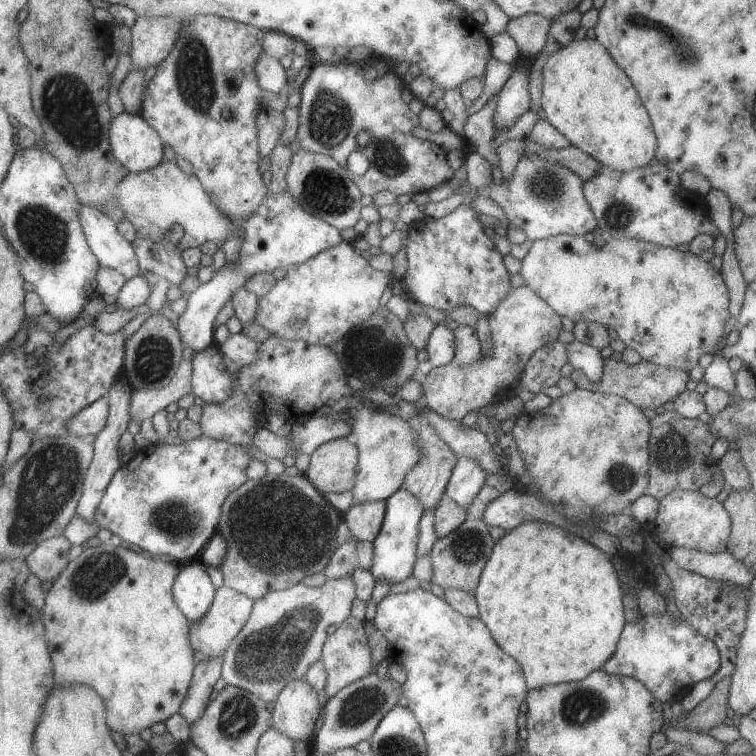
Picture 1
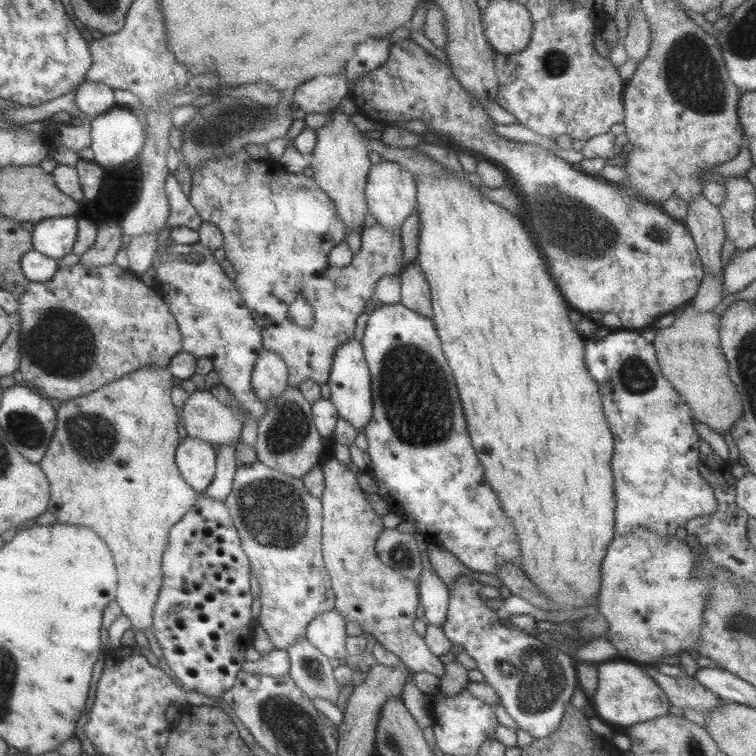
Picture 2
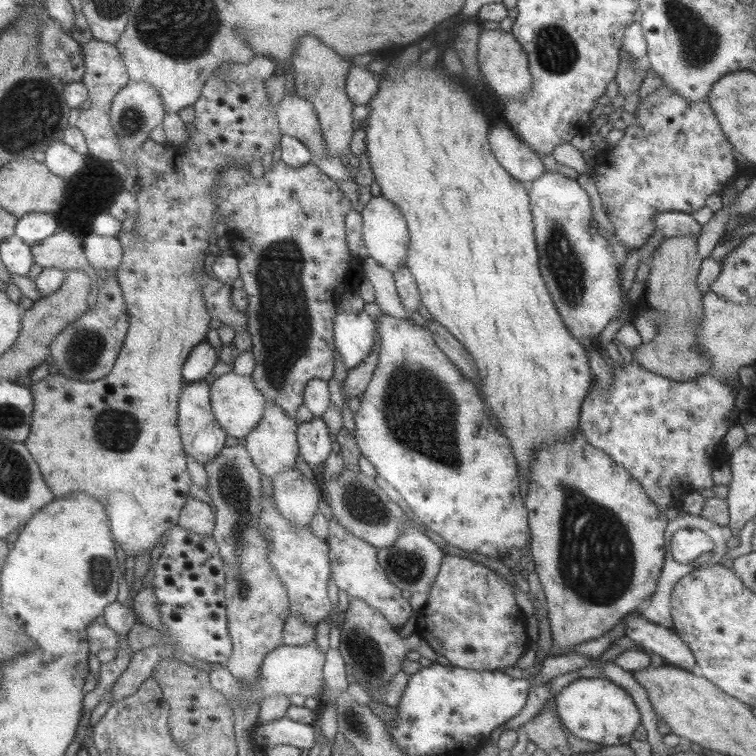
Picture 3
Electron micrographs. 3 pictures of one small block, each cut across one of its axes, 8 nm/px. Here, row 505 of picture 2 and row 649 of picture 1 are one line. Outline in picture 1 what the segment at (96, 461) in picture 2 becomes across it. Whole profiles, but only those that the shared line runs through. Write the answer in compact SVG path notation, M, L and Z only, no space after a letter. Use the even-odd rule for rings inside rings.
M111 541L102 542L99 546L84 547L81 553L70 560L63 572L52 582L51 588L44 593L44 605L40 612L41 624L45 631L47 652L52 662L54 686L63 688L69 684L83 684L91 686L99 694L105 706L105 724L111 733L119 733L123 737L127 734L139 734L141 730L150 727L155 722L164 722L183 704L183 698L189 688L189 682L194 669L193 650L187 640L189 630L188 620L177 608L172 595L172 584L178 573L179 565L176 562L163 562L158 558L144 556L138 551L128 550L125 544L113 545Z

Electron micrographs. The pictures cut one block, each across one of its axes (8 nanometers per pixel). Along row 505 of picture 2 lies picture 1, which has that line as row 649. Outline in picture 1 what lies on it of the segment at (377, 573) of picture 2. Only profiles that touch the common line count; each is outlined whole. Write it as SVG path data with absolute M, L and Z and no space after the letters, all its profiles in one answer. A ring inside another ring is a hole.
M349 615L323 643L321 662L326 674L325 694L331 698L344 686L355 682L371 671L371 650L365 634L364 621Z

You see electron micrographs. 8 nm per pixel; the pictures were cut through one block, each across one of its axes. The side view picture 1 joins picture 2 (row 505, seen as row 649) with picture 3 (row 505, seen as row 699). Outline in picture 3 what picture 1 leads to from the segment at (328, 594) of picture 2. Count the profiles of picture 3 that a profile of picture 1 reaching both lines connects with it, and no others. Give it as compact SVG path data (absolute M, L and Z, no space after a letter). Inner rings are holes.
M263 494L261 501L261 516L259 530L267 540L267 560L279 576L279 582L287 590L288 614L299 614L308 626L317 625L330 611L327 595L327 580L329 580L330 564L328 546L325 540L318 539L311 533L307 525L301 528L289 525L287 520L277 511L274 501Z

